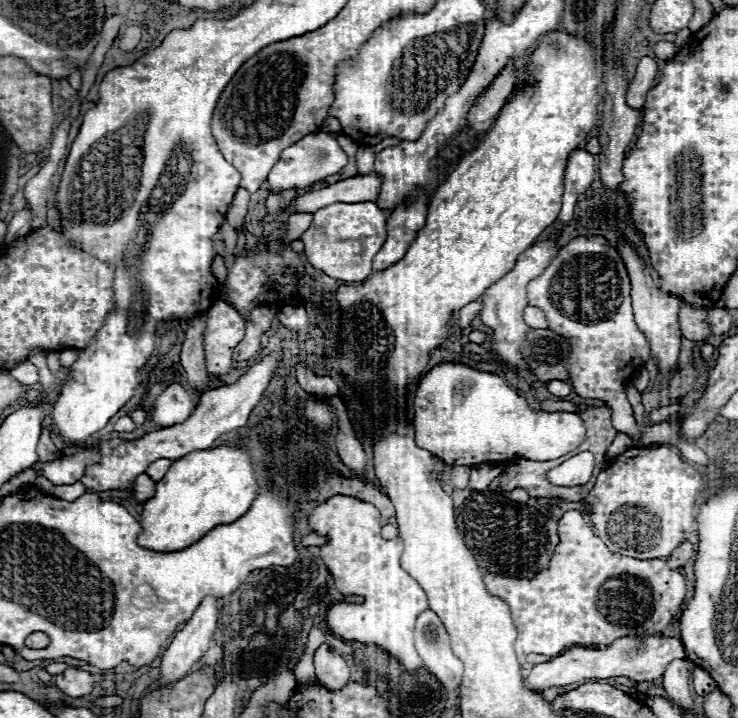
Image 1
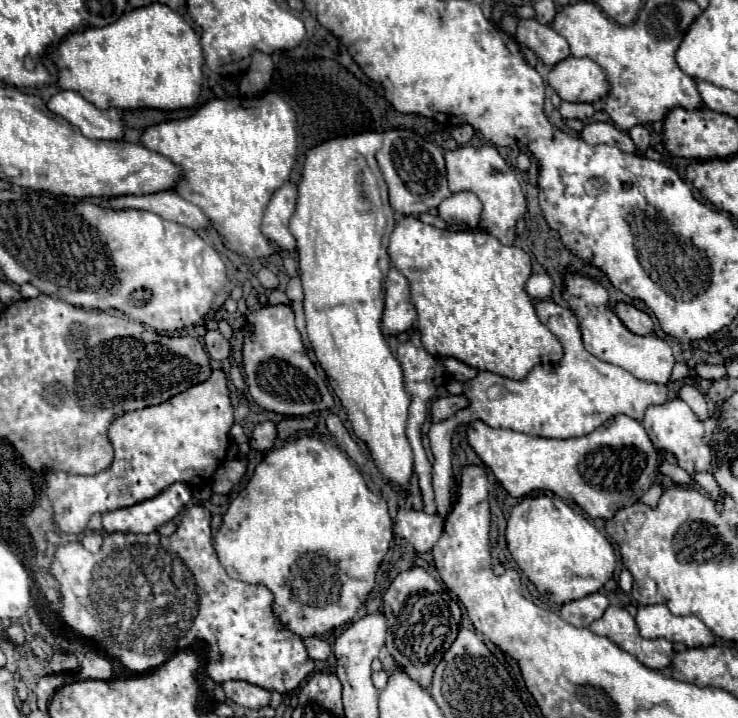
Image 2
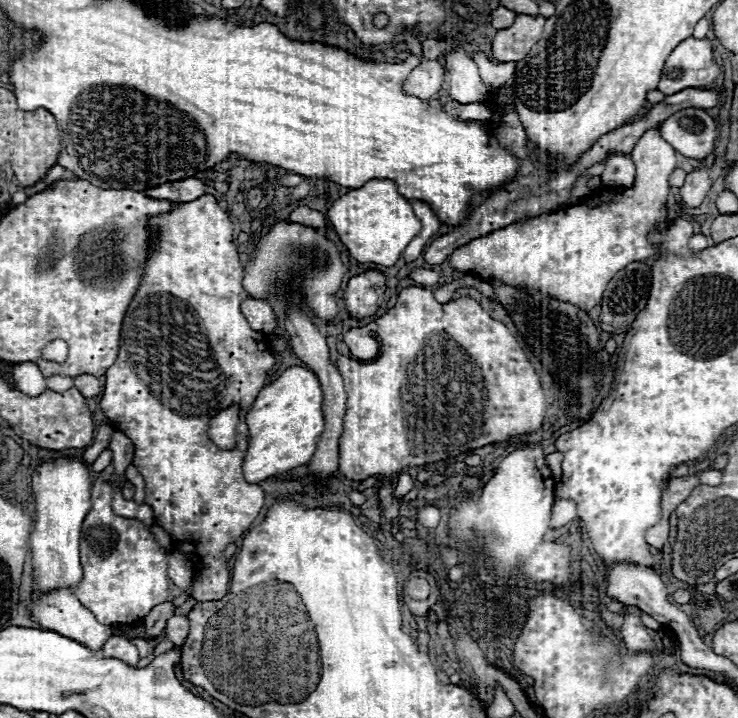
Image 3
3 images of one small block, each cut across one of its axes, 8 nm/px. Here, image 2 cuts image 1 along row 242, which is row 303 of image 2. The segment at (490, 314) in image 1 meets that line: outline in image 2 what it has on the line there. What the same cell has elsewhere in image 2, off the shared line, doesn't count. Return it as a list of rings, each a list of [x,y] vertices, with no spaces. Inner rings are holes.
[[[536,302],[536,314],[540,322],[558,338],[562,344],[562,358],[552,364],[534,366],[526,378],[510,380],[500,374],[492,374],[488,370],[480,370],[476,378],[464,382],[464,396],[468,398],[468,406],[458,410],[454,416],[444,422],[432,424],[428,432],[430,448],[434,454],[432,466],[432,486],[436,494],[436,506],[440,516],[448,516],[450,504],[450,484],[452,484],[452,450],[448,450],[448,436],[460,424],[468,424],[474,420],[482,420],[492,428],[510,428],[516,432],[544,436],[544,438],[576,438],[590,434],[606,420],[626,414],[638,422],[644,418],[644,410],[652,404],[664,404],[668,398],[668,388],[664,384],[640,382],[630,372],[620,366],[606,364],[592,356],[584,344],[578,328],[576,316],[564,308],[548,302]]]

